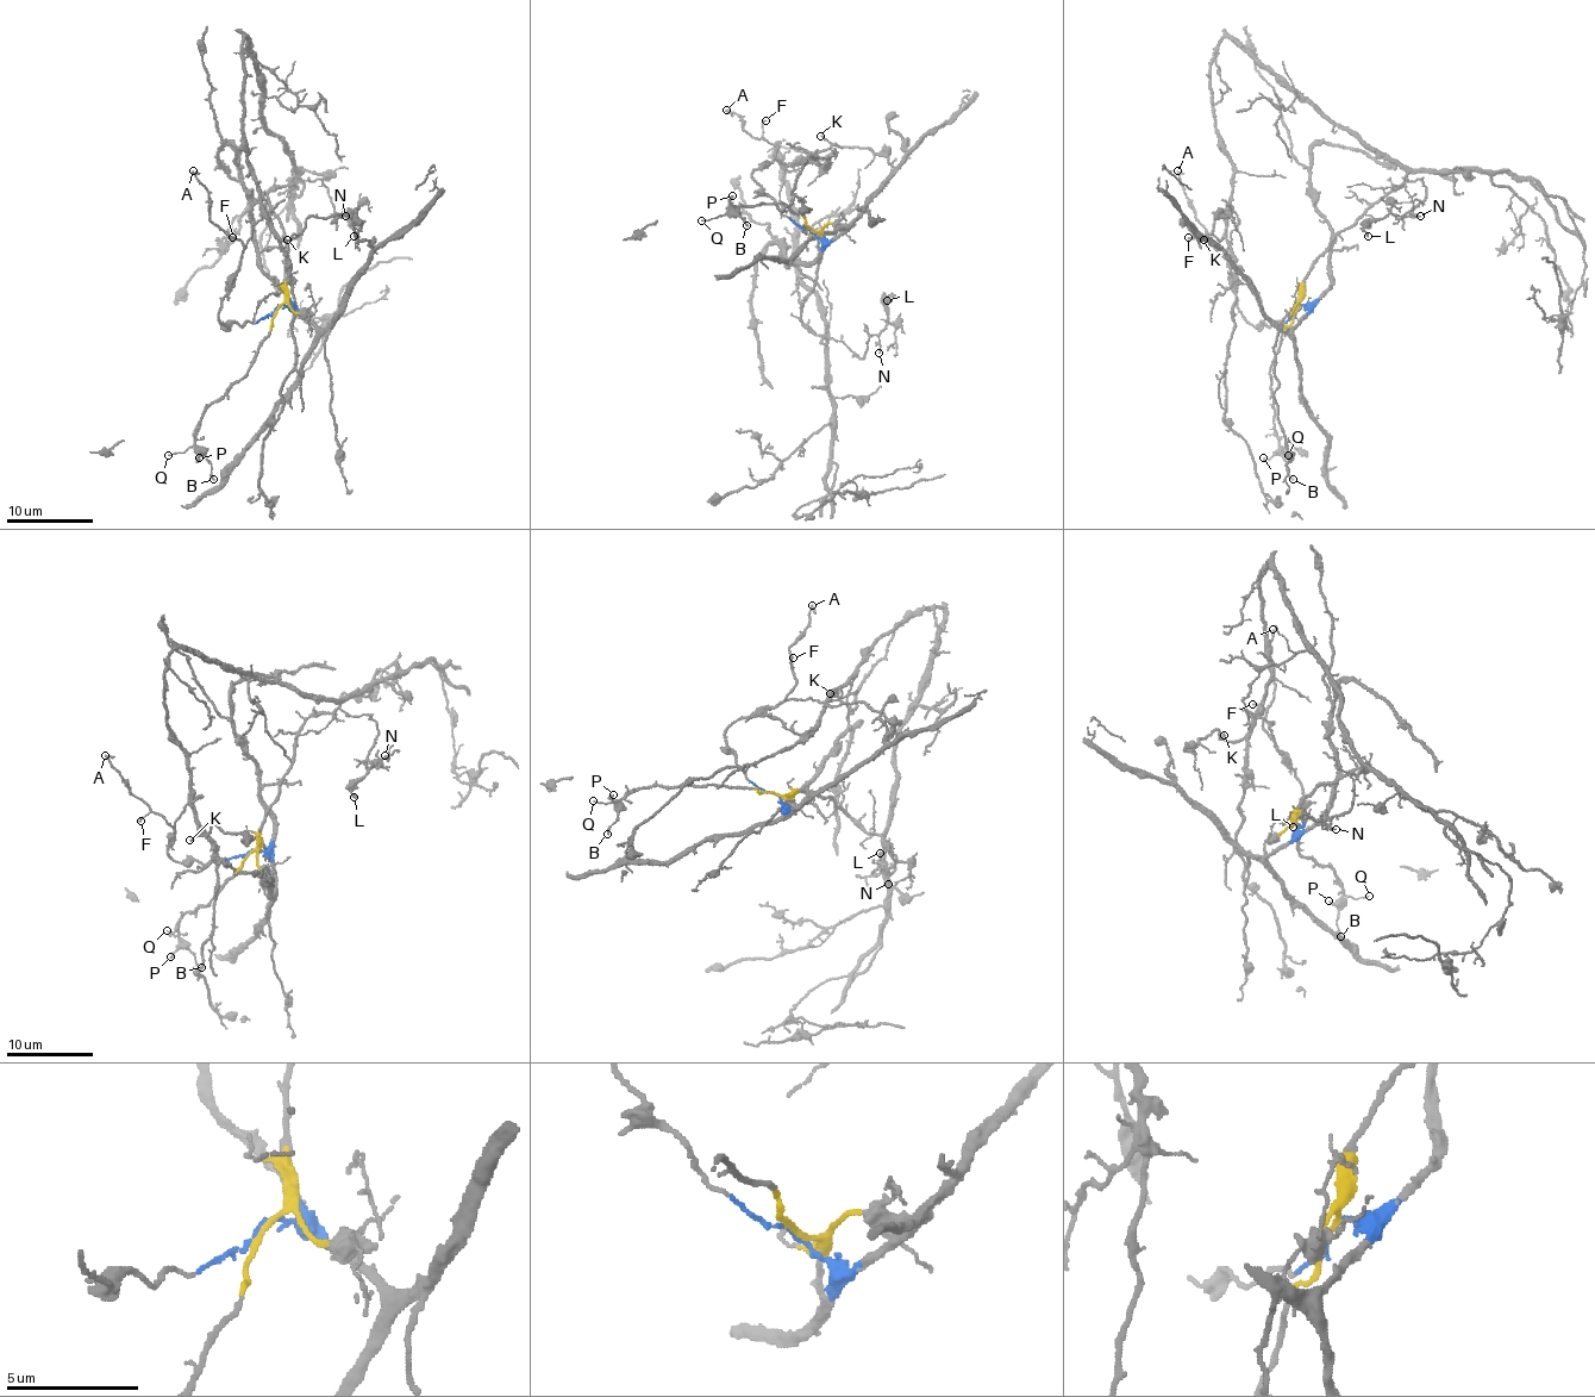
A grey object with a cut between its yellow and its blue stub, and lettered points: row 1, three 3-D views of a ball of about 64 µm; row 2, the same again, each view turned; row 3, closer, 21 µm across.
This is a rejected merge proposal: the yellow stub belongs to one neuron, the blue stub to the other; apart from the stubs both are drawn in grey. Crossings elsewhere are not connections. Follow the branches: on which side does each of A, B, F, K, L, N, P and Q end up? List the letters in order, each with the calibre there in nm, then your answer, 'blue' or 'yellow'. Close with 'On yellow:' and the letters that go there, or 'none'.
A: calibre 150 nm; blue
B: calibre 120 nm; yellow
F: calibre 110 nm; blue
K: calibre 110 nm; yellow
L: calibre 120 nm; yellow
N: calibre 80 nm; yellow
P: calibre 160 nm; yellow
Q: calibre 100 nm; yellow
On yellow: B, K, L, N, P, Q

